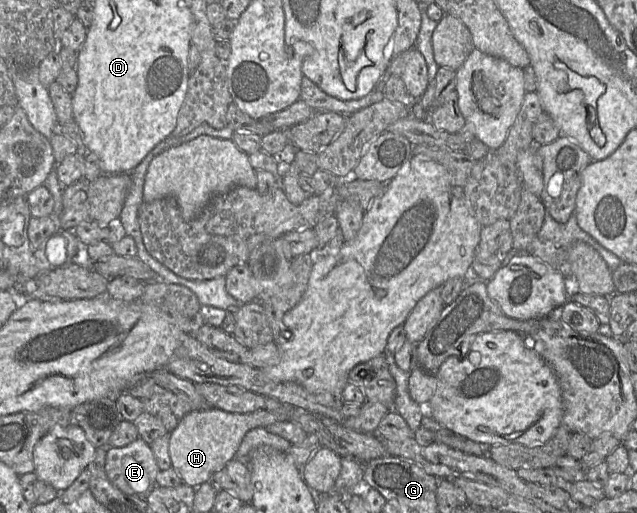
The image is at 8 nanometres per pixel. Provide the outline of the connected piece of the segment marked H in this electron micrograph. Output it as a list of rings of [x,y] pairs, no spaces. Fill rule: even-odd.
[[[220,409],[195,410],[183,417],[169,433],[169,455],[172,466],[183,484],[197,488],[212,481],[213,475],[236,457],[245,434],[256,427],[266,427],[275,422],[287,421],[286,417],[262,409],[253,413],[236,414]]]

